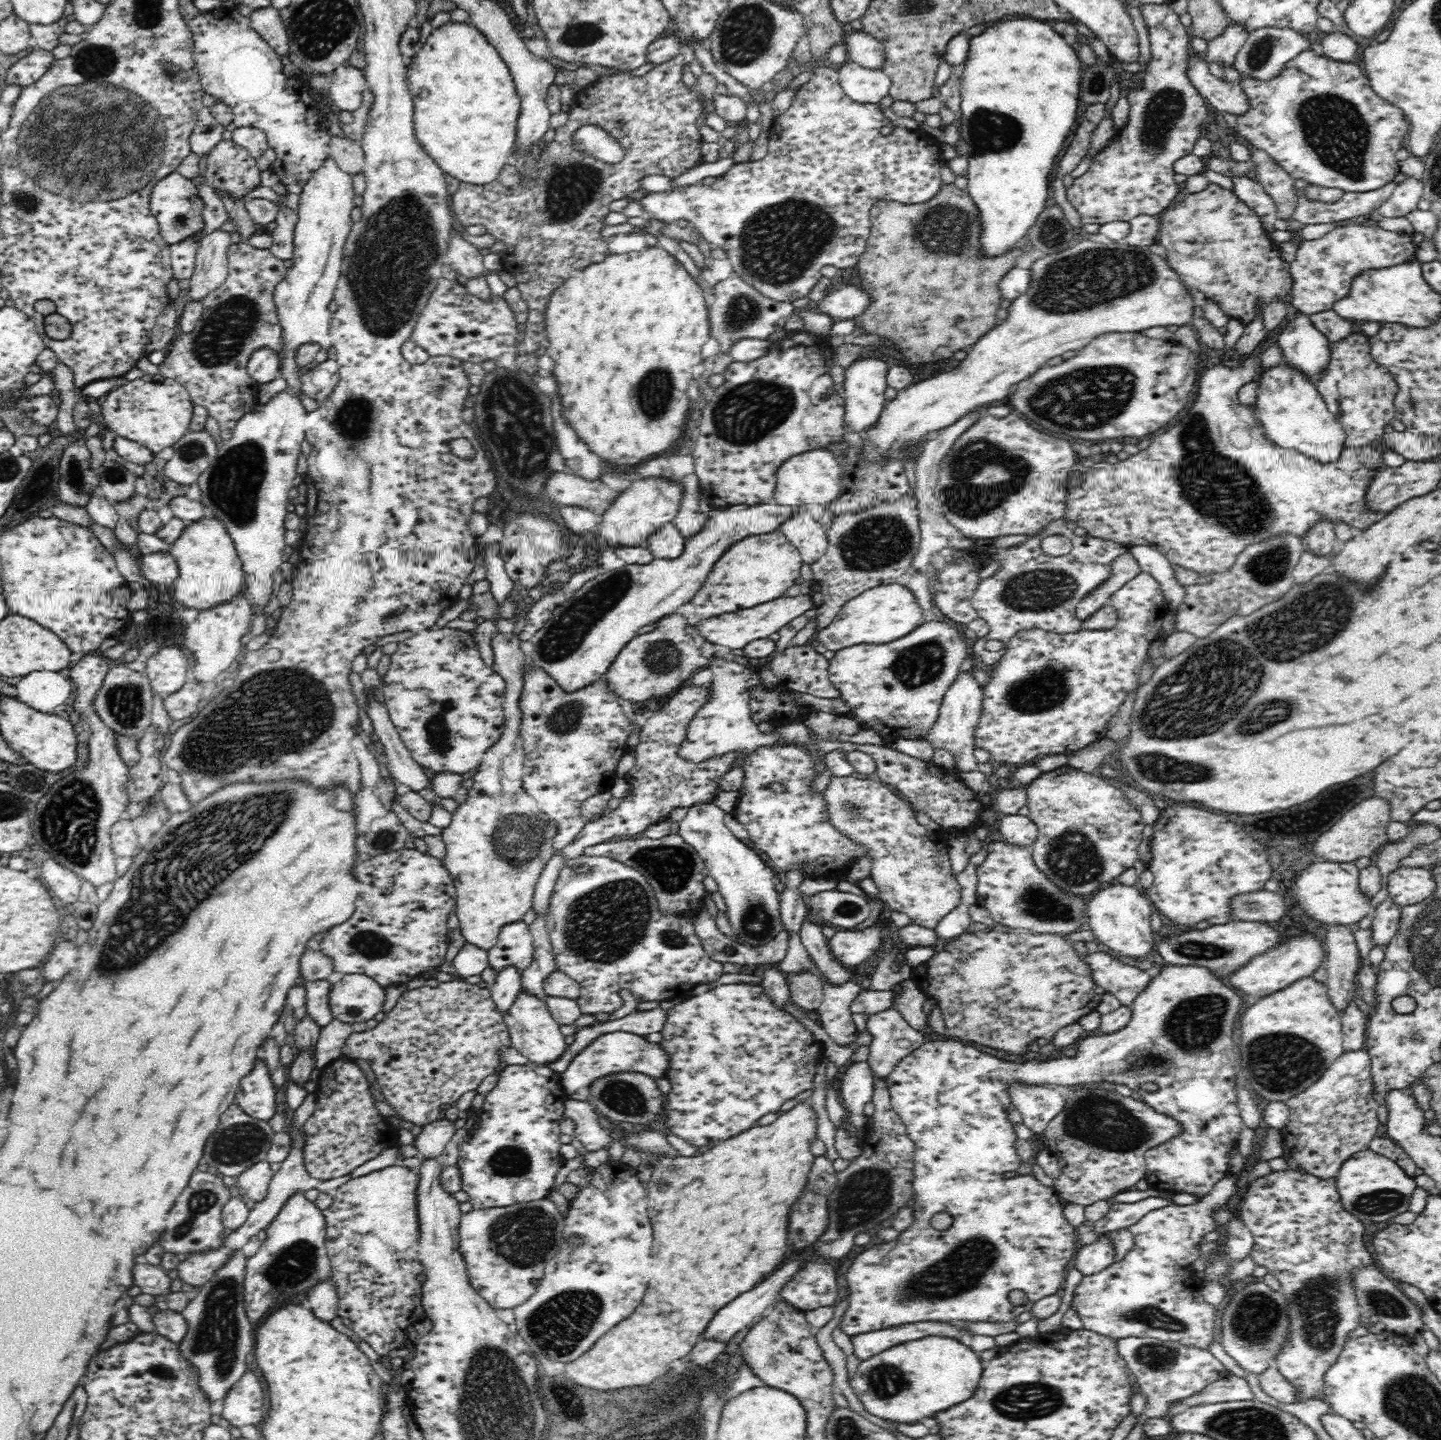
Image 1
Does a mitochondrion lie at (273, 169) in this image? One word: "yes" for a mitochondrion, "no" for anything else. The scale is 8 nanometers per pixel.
no

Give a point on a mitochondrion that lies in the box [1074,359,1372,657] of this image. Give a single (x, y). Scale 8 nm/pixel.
(1243, 512)

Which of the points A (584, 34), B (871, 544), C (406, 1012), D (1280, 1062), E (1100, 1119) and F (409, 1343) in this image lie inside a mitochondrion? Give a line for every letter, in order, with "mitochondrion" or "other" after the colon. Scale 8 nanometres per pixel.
A: mitochondrion
B: mitochondrion
C: other
D: mitochondrion
E: mitochondrion
F: other

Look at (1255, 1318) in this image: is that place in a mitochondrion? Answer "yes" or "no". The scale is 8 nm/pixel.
yes

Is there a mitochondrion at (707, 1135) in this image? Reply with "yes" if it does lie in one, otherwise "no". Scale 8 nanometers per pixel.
no

